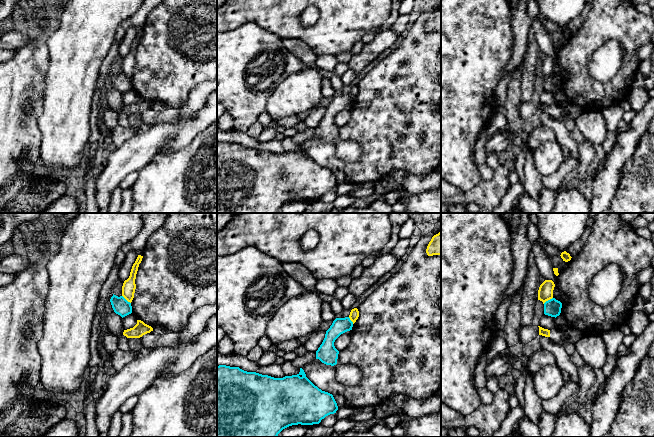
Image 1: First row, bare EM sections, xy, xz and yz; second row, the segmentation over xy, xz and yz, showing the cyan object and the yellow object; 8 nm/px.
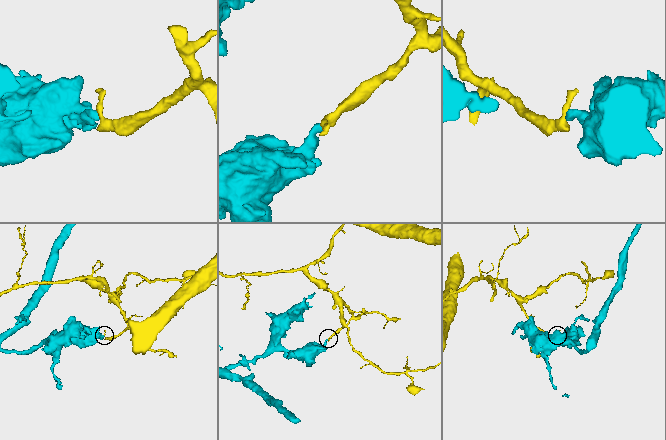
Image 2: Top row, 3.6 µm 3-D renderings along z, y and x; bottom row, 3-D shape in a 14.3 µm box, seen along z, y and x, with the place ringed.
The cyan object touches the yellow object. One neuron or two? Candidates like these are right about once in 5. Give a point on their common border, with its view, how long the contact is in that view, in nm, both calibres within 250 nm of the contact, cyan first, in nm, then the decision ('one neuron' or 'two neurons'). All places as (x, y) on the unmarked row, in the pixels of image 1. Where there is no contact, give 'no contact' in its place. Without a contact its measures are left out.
yz (548, 76) | 90 nm | 140/120 nm | two neurons

